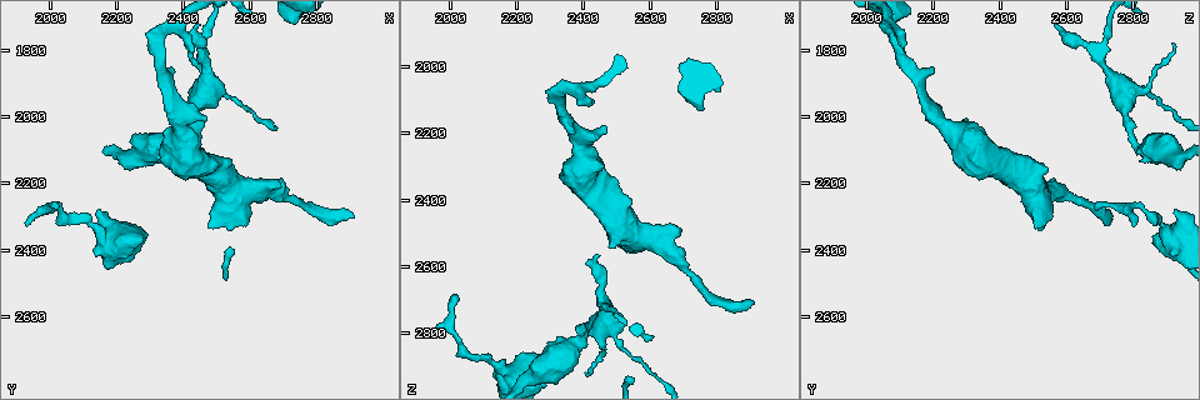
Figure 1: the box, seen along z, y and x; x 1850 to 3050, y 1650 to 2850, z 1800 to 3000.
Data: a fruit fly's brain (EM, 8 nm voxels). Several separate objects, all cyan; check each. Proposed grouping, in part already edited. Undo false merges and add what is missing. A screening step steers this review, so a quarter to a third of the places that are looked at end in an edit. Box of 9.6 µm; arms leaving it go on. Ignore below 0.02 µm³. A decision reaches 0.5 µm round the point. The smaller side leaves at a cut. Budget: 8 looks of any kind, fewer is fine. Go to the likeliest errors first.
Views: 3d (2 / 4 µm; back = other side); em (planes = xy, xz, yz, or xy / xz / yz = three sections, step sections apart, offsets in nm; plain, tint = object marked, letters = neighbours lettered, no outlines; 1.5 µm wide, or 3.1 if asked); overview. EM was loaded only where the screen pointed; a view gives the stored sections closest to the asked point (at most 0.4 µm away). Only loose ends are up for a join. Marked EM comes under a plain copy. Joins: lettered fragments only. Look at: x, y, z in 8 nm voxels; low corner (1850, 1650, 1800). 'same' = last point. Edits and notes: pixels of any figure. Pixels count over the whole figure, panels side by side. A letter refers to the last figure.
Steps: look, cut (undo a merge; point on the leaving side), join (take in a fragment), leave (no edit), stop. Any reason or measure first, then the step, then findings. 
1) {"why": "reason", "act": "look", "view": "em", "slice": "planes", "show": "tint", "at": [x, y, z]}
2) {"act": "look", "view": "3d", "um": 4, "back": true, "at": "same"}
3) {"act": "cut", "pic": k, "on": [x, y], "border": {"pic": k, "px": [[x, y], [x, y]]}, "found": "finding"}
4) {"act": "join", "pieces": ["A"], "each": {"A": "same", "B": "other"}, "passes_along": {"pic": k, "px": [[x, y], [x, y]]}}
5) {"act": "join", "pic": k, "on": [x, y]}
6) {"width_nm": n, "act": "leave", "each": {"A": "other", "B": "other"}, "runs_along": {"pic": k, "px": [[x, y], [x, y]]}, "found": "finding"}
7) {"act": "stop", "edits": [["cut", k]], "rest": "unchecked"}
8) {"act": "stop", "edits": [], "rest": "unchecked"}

{"why": "thin end", "act": "look", "view": "em", "slice": "planes", "show": "tint", "at": [1930, 2340, 2800]}

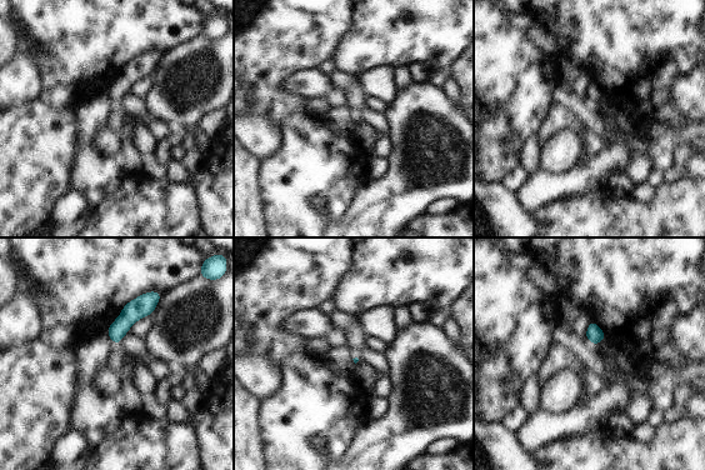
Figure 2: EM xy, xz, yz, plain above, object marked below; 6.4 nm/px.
{"why": "see the neighbours", "act": "look", "view": "em", "slice": "planes", "show": "letters", "at": "same"}

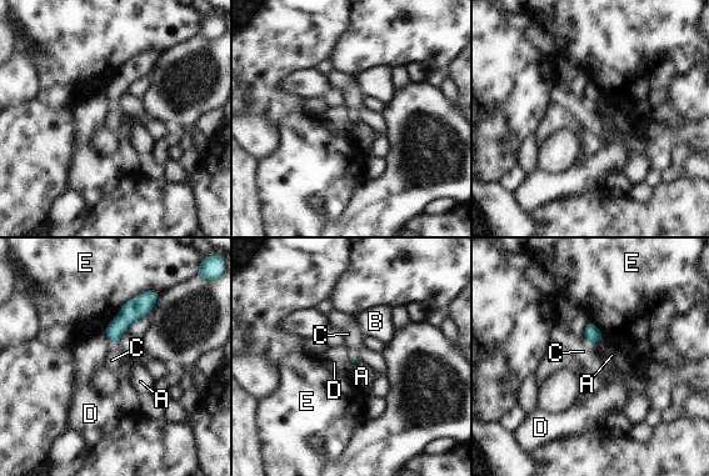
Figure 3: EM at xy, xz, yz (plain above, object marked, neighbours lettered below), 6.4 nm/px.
{"act": "leave", "each": {"A": "other", "B": "other", "C": "other", "D": "other", "E": "other"}, "found": "no lettered fragment goes on from it"}

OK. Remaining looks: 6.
{"why": "branch stops here", "act": "look", "view": "em", "slice": "xy", "step": 4, "show": "letters", "at": [2470, 2000, 2180]}

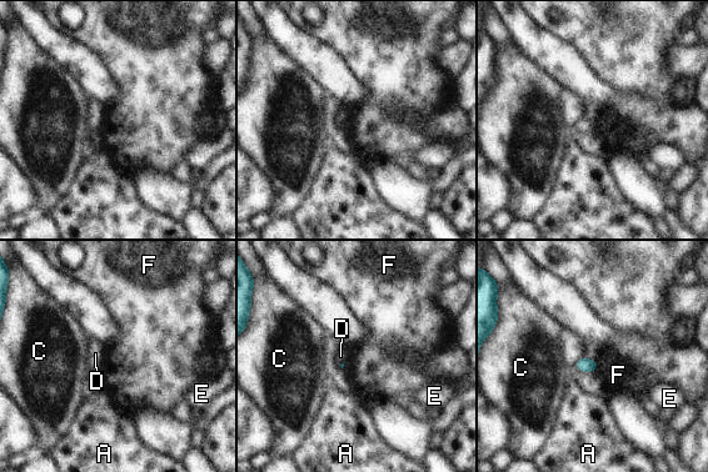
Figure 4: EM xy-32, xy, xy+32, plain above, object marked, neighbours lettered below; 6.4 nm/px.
{"act": "leave", "each": {"A": "other", "C": "other", "D": "other", "E": "other", "F": "other"}, "border": {"pic": 4, "px": [[598, 361], [596, 371]]}, "found": "no lettered fragment goes on from it"}

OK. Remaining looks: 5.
{"act": "look", "view": "em", "slice": "planes", "show": "letters", "at": [2690, 2210, 2490]}

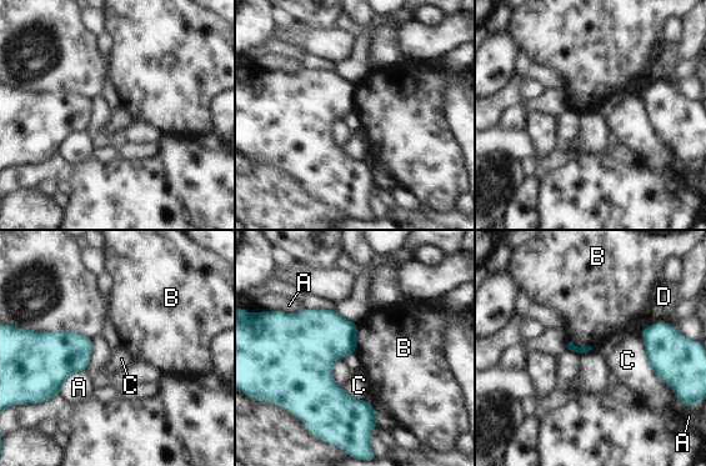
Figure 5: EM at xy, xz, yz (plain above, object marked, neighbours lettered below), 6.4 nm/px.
{"act": "leave", "each": {"A": "other", "B": "other", "C": "other", "D": "other"}, "border": {"pic": 5, "px": [[357, 322], [356, 349], [354, 352]]}, "found": "no lettered fragment goes on from it"}

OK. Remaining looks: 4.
{"why": "thin neck", "act": "look", "view": "em", "slice": "yz", "step": 4, "show": "tint", "at": [2360, 2100, 2850]}

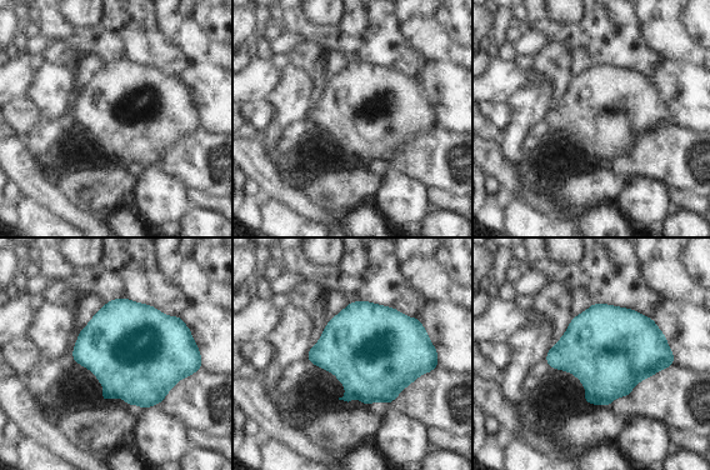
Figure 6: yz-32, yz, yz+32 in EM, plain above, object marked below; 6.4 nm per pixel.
{"why": "another direction", "act": "look", "view": "em", "slice": "planes", "show": "letters", "at": "same"}

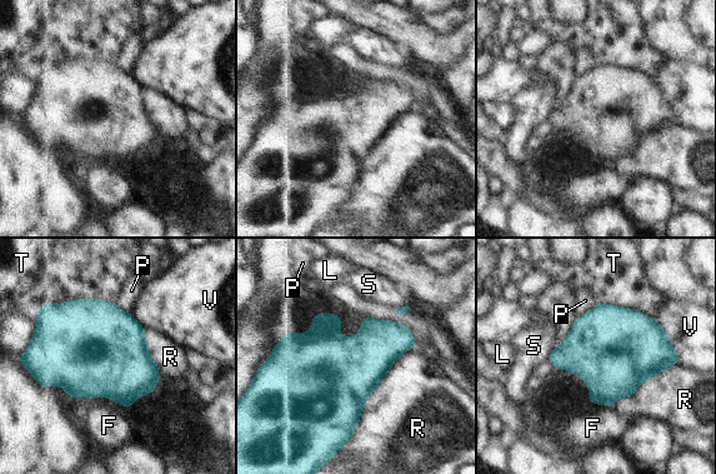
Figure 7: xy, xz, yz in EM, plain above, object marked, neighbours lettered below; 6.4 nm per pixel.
{"width_nm": 460, "longest_contact_nm": ["R", 750], "act": "leave", "each": {"F": "other", "L": "other", "P": "other", "R": "other", "S": "other", "T": "other", "V": "other"}, "found": "all the same neuron"}

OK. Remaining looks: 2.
{"act": "stop", "edits": [], "rest": "unchecked"}

